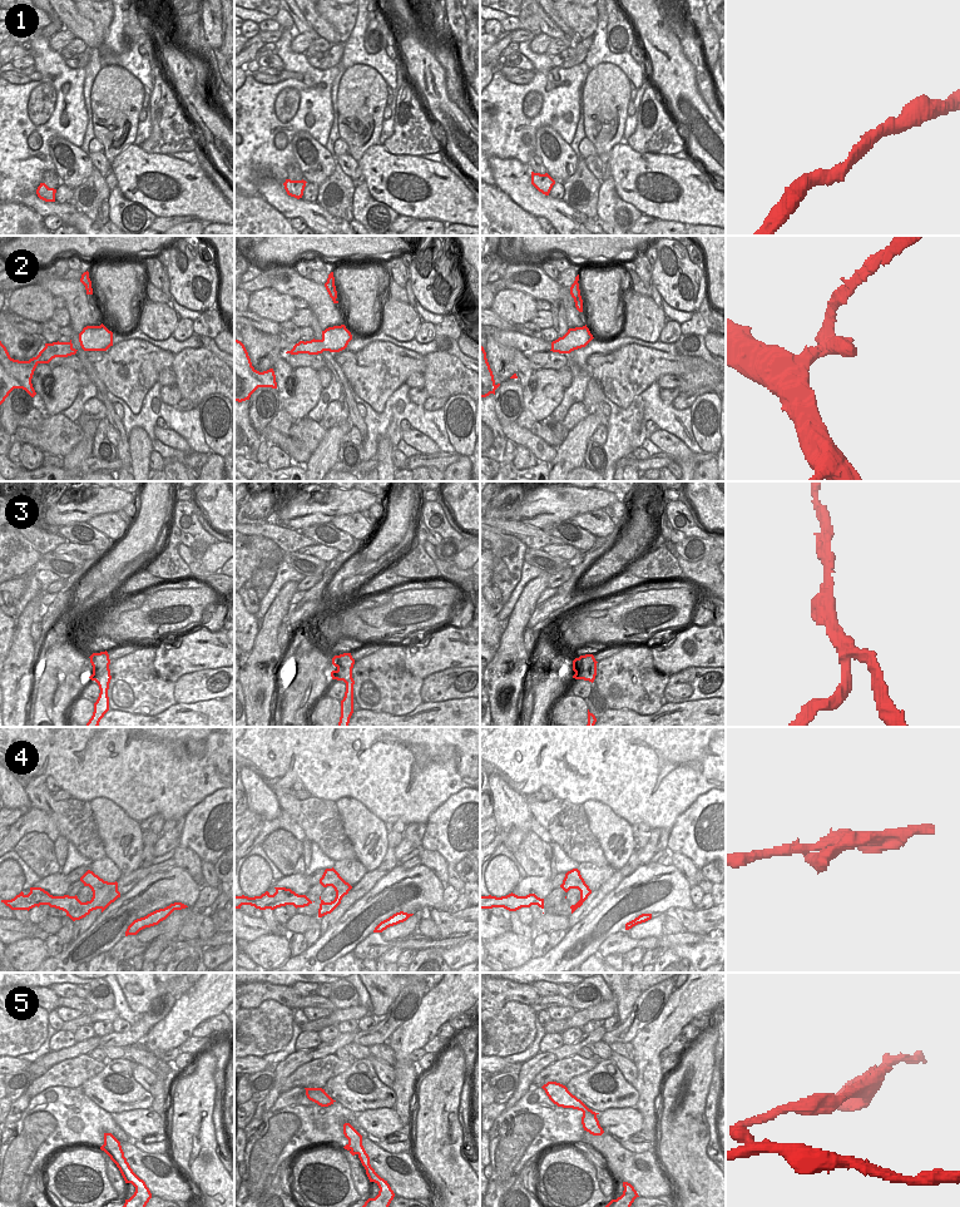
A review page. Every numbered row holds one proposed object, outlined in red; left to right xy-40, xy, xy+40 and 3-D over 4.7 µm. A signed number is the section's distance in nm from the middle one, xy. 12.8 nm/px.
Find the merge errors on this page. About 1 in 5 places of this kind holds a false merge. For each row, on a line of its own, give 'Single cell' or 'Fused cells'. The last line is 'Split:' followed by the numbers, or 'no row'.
1: Single cell
2: Fused cells
3: Fused cells
4: Single cell
5: Single cell
Split: 2, 3.

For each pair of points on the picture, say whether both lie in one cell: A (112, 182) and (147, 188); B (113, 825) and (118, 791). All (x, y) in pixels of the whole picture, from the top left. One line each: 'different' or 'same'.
A: different
B: different

